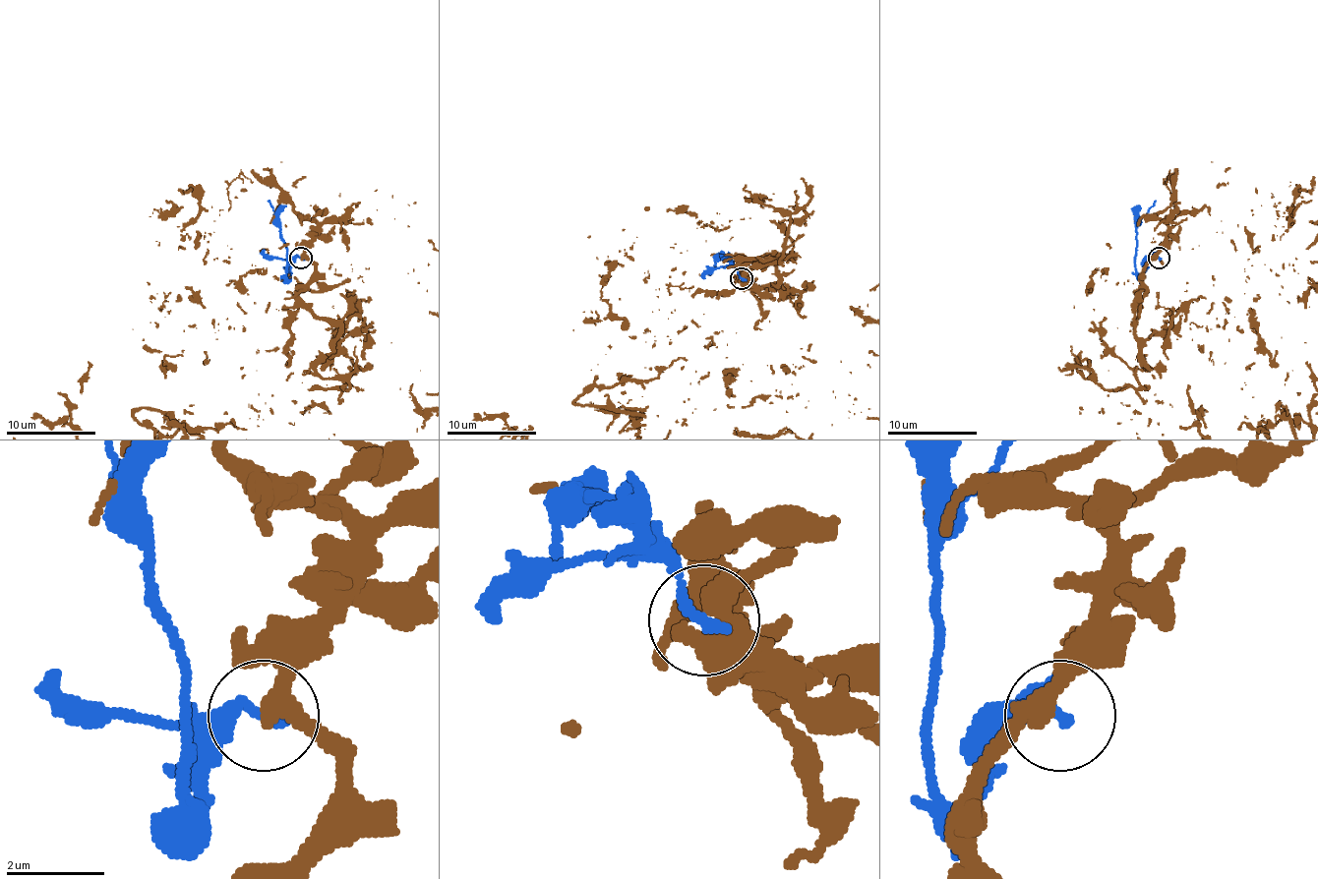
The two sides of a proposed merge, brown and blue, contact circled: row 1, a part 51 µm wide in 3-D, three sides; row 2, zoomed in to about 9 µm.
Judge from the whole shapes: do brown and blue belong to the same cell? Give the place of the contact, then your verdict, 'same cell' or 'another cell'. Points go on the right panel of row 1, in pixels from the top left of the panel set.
(1159, 258) | another cell

